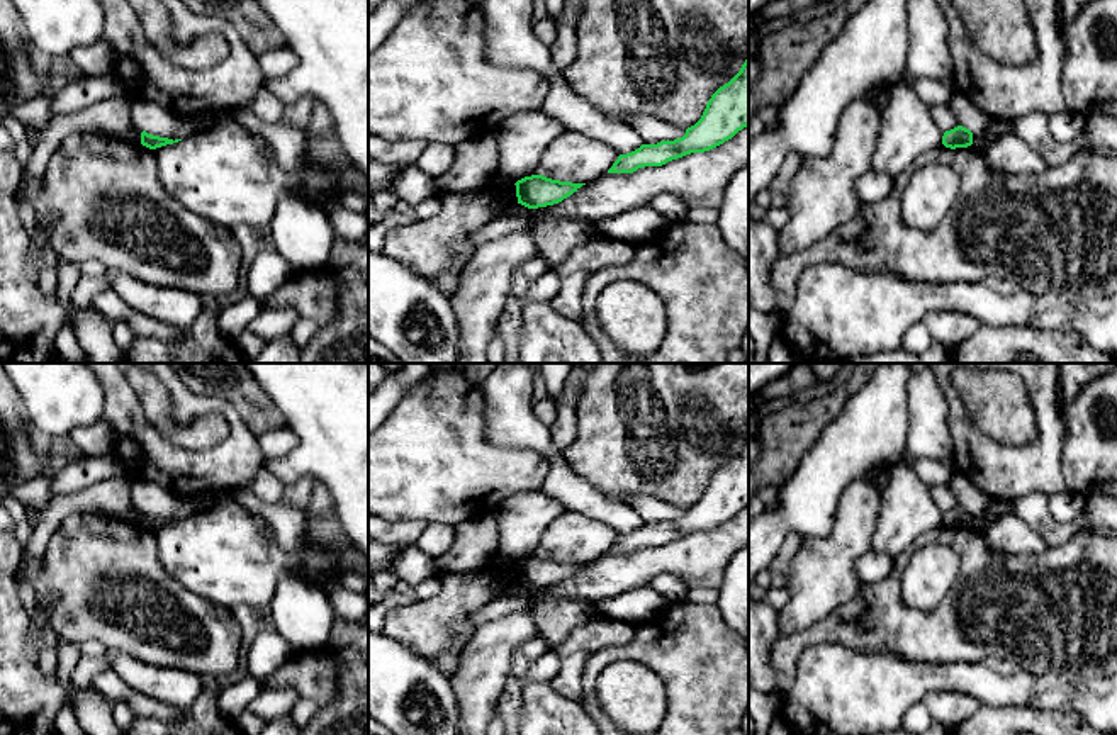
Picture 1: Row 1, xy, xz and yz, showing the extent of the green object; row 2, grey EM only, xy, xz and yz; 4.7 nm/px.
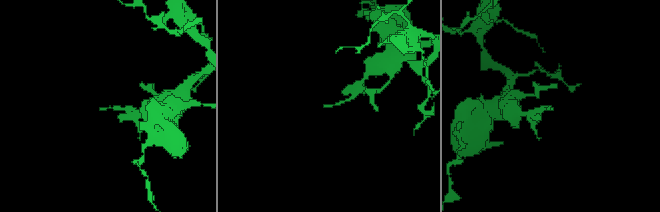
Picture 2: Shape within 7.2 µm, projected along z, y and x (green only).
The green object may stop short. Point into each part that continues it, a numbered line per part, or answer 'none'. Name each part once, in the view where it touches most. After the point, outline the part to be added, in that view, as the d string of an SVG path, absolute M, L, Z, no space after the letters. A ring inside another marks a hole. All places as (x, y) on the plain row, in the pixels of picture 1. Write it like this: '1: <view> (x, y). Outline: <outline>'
none

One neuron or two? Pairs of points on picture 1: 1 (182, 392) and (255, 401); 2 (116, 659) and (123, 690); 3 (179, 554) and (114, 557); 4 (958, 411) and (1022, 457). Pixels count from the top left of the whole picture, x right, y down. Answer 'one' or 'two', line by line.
1: two
2: two
3: two
4: one

